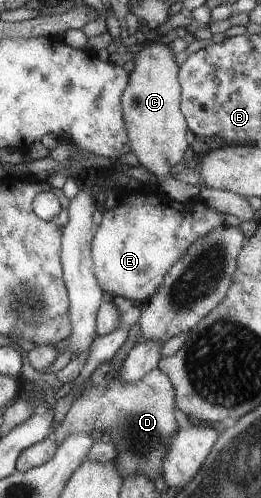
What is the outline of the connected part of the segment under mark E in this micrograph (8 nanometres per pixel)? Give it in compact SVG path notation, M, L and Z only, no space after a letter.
M127 194L121 202L117 202L118 205L115 208L111 208L110 210L103 210L102 221L95 231L93 240L92 240L92 259L94 262L94 273L98 278L99 286L102 288L103 292L107 292L110 294L112 298L121 298L125 297L130 301L134 301L135 303L141 303L142 305L147 302L152 294L155 294L155 291L161 286L162 280L164 279L165 273L181 258L181 255L188 249L188 246L195 242L201 235L208 233L210 230L217 228L218 226L225 225L223 221L223 216L220 212L217 212L215 209L212 209L210 206L207 206L205 203L199 204L199 200L197 200L197 204L181 204L181 202L169 200L169 204L157 203L155 208L151 208L149 204L133 204L133 196L131 196L131 204L129 204L129 196L131 194Z

